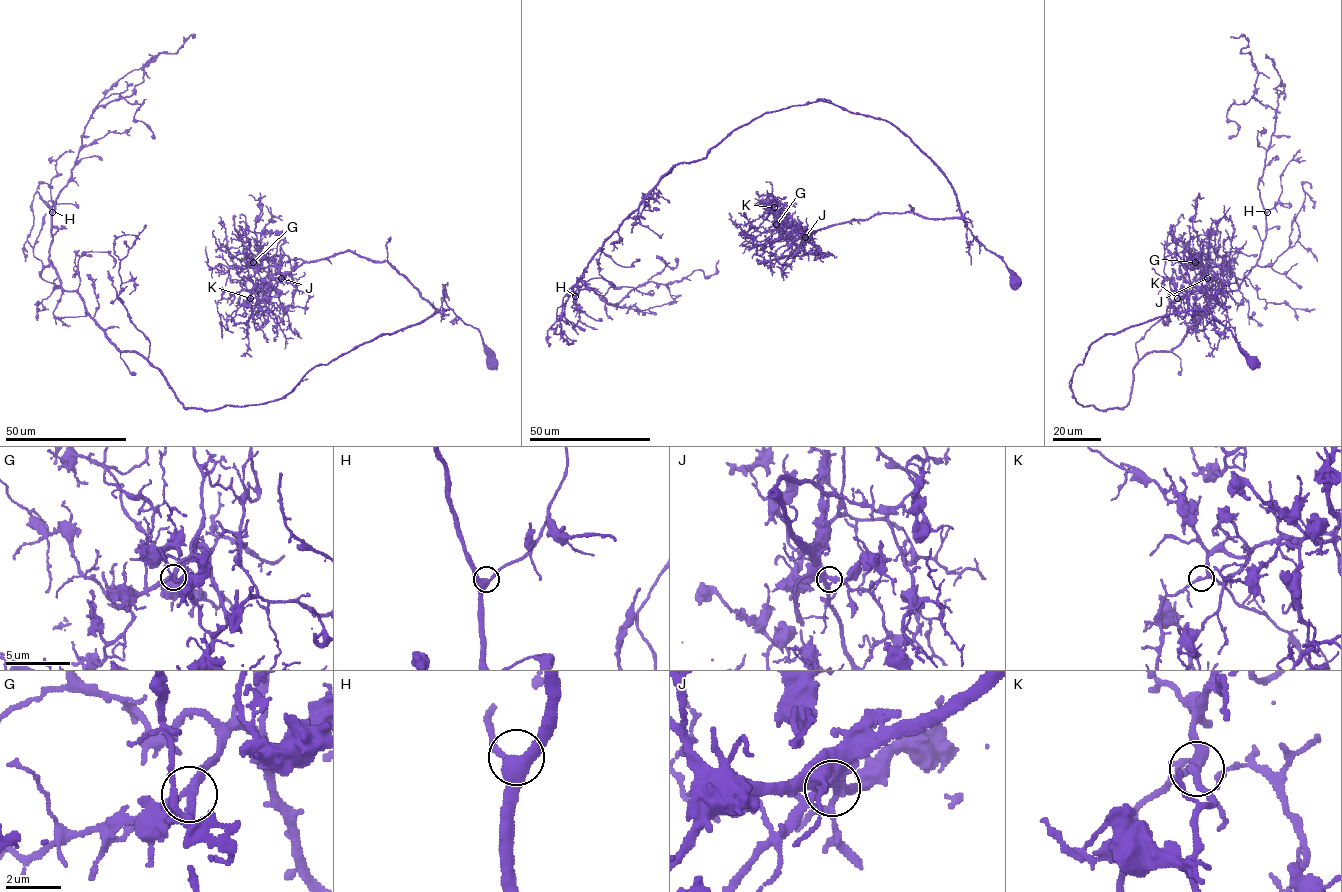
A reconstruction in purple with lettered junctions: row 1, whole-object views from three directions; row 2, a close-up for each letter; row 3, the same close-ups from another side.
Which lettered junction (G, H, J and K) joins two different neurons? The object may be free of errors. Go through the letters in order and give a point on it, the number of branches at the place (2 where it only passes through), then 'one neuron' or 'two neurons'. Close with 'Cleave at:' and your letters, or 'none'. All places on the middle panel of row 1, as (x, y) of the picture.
G: (776, 224) | 3 | one neuron
H: (575, 296) | 3 | one neuron
J: (805, 237) | 3 | one neuron
K: (774, 207) | 3 | one neuron
Cleave at: none

